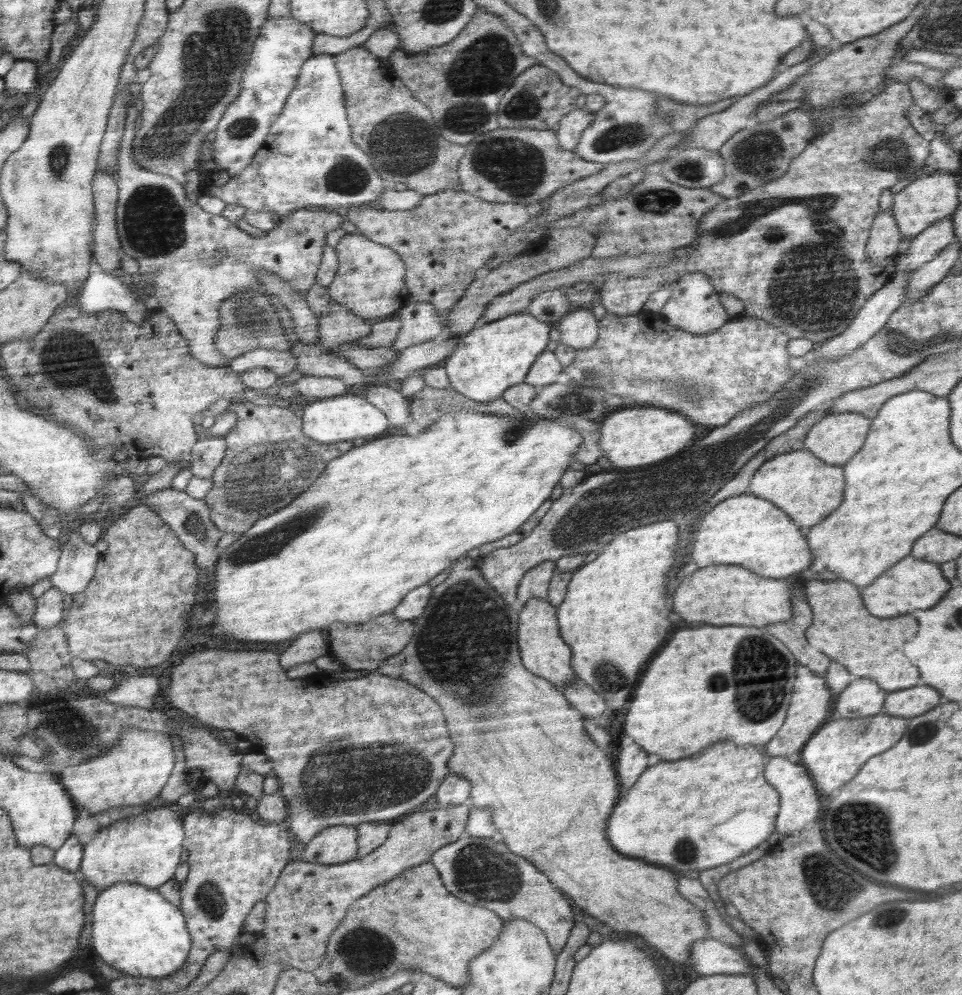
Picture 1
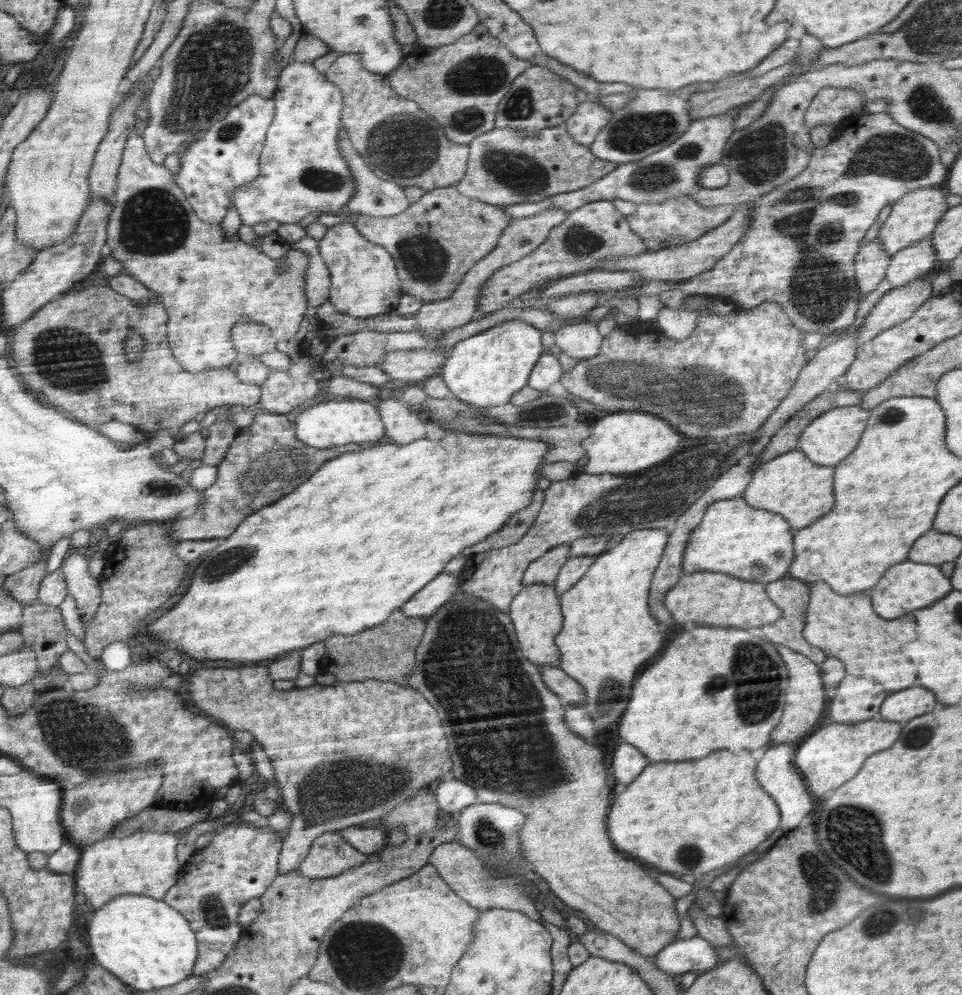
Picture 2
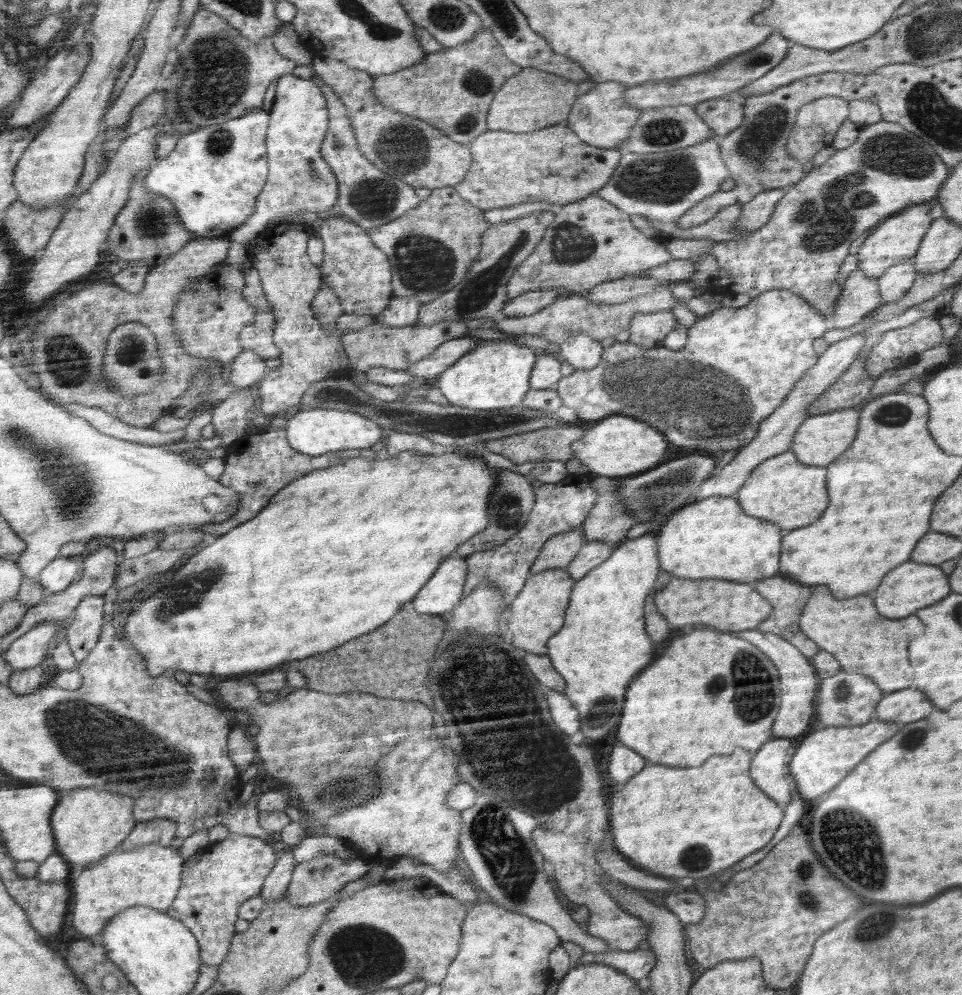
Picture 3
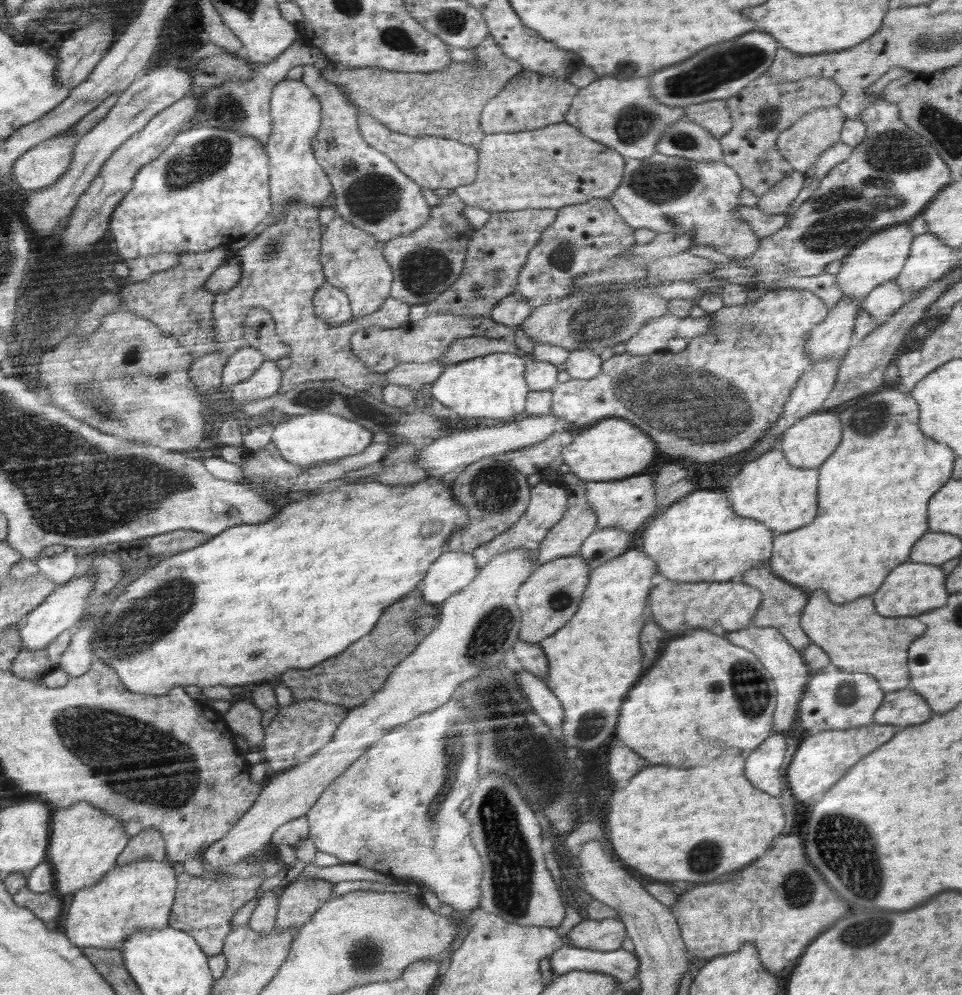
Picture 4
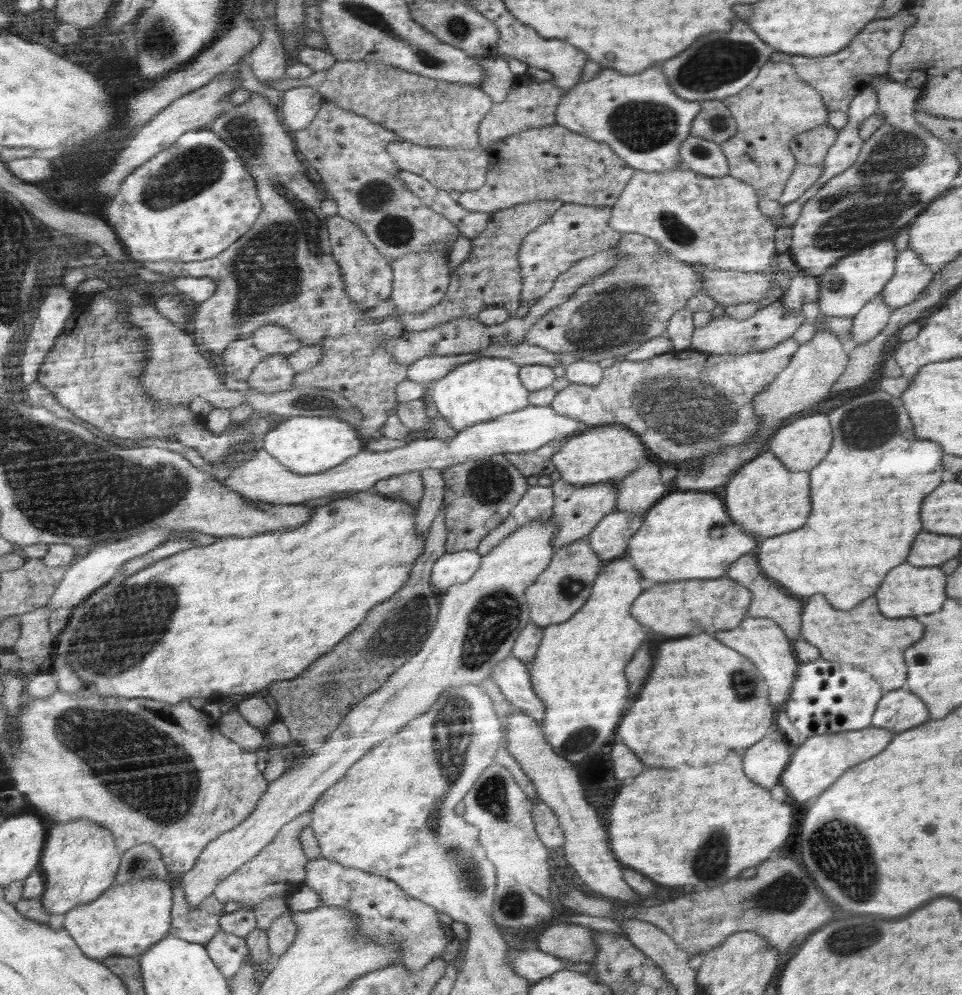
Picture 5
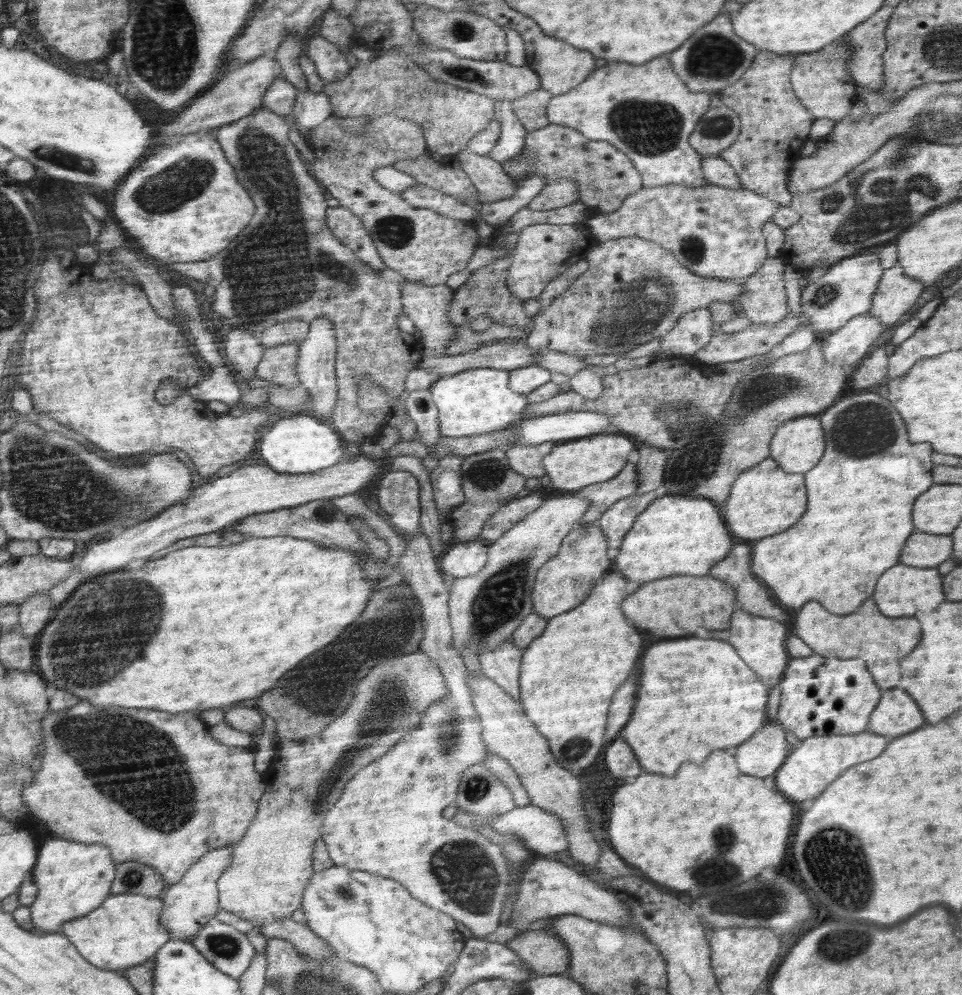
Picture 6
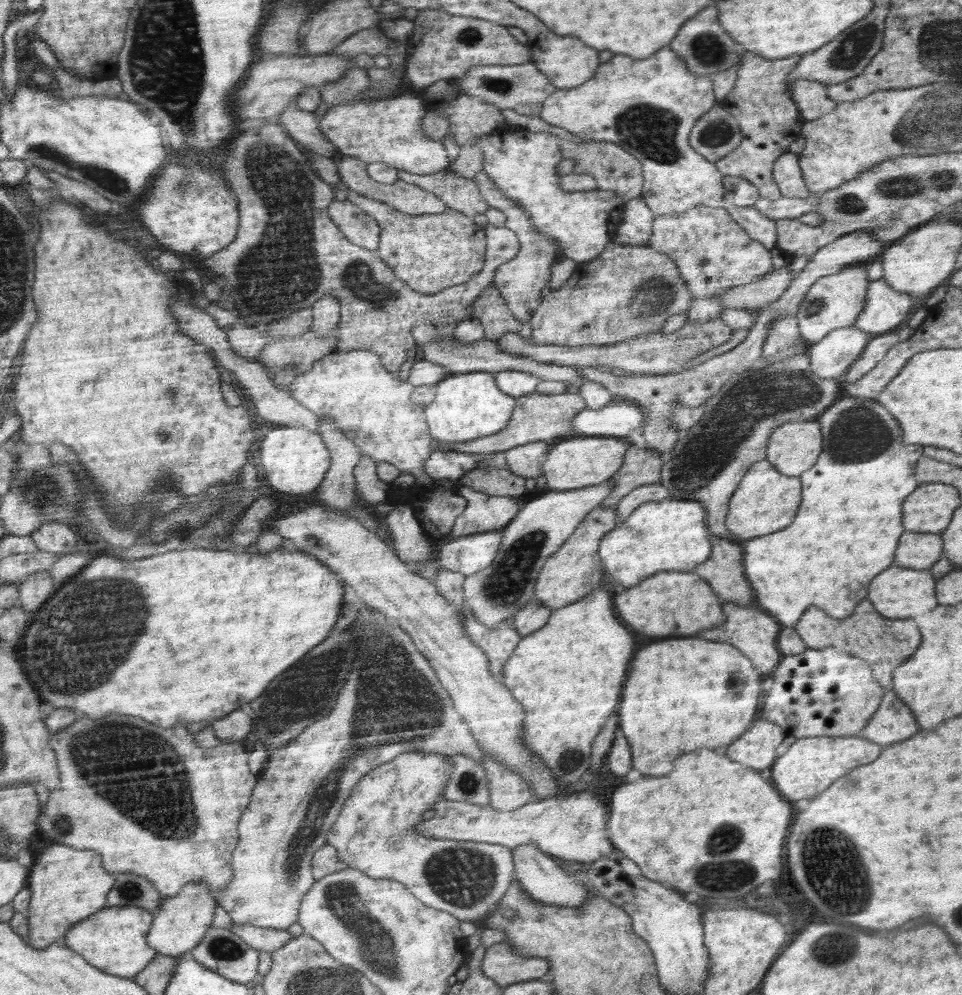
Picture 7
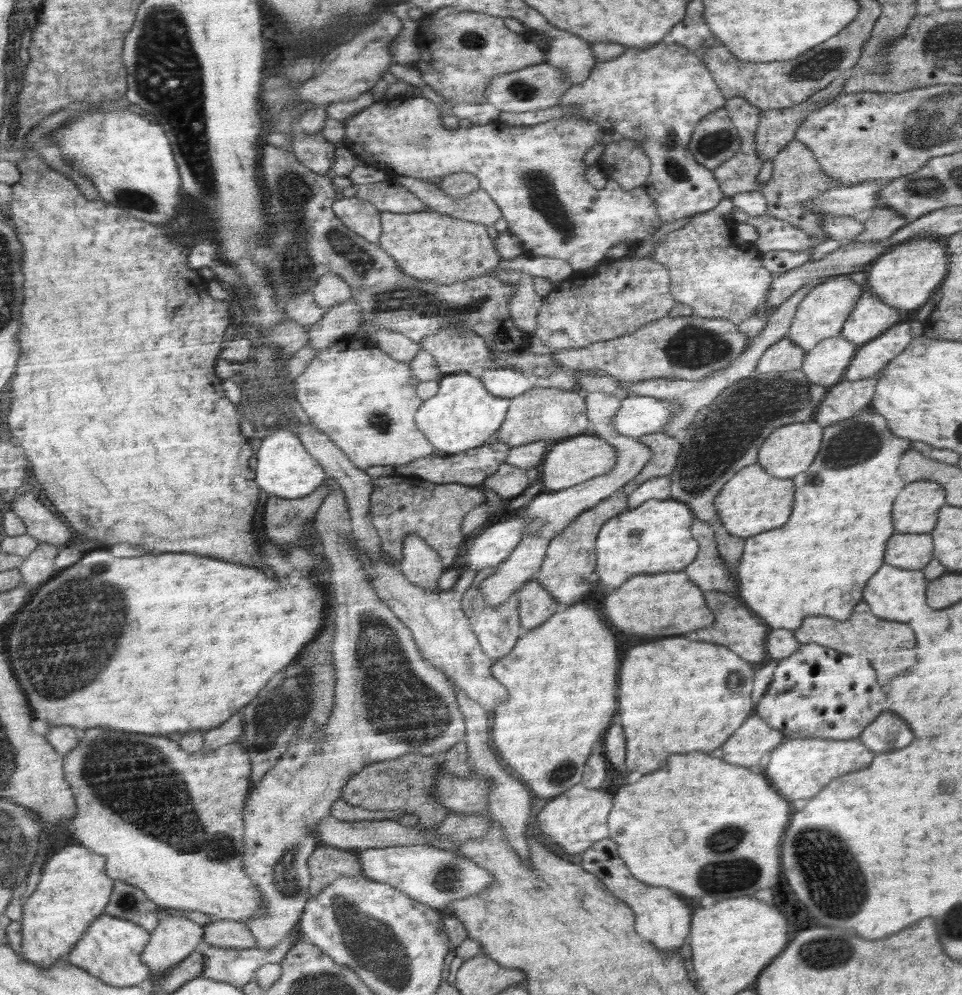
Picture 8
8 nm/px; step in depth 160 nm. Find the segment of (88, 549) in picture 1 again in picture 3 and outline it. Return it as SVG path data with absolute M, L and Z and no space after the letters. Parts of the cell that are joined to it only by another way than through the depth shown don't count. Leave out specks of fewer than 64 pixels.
M86 595L74 610L74 621L62 633L78 665L90 654L101 635L104 618L102 596Z

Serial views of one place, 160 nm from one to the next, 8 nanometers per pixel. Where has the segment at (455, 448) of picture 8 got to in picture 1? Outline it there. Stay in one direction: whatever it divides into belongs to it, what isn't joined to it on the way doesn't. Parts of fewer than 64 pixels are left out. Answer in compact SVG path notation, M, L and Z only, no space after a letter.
M525 311L476 327L461 337L450 359L446 360L444 368L450 387L478 402L499 399L508 388L527 378L528 371L548 344L548 334L548 322Z

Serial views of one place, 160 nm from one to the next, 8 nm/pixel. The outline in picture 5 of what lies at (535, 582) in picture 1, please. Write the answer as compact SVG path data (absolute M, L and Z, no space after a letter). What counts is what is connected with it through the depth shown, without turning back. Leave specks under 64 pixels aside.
M562 479L552 483L551 487L555 489L555 515L552 516L556 525L555 551L586 537L615 510L615 502L619 498L617 483L606 481L595 485L574 485Z

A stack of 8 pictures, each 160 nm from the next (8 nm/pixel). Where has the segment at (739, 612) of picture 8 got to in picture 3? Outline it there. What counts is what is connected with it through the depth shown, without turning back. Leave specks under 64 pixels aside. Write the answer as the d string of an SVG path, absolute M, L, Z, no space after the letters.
M759 628L736 632L736 636L744 636L744 640L751 641L765 652L779 672L781 686L781 705L773 722L771 731L773 738L794 738L807 730L808 722L815 712L815 696L818 692L820 678L810 658L805 657L793 644L774 633L762 632Z

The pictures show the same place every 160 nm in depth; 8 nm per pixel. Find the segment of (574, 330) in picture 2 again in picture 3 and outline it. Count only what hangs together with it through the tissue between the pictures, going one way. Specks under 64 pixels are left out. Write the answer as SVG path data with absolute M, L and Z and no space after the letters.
M582 332L578 336L565 339L558 345L562 360L571 364L575 370L592 370L604 354L600 341L594 340Z

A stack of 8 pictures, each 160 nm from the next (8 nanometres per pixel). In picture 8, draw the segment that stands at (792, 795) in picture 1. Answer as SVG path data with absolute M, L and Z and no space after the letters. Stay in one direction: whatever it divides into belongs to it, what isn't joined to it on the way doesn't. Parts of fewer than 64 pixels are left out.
M751 716L724 744L722 760L728 760L728 764L736 766L752 766L759 764L766 752L772 752L785 736L775 728L772 728L763 717Z

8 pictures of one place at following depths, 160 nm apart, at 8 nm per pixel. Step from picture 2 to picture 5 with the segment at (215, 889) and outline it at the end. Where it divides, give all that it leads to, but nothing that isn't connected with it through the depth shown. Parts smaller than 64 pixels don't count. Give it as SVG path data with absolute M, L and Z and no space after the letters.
M177 882L174 888L175 907L172 908L172 926L169 935L206 946L219 932L220 919L224 916L224 902L218 901L212 894L196 909L192 909L184 886Z

